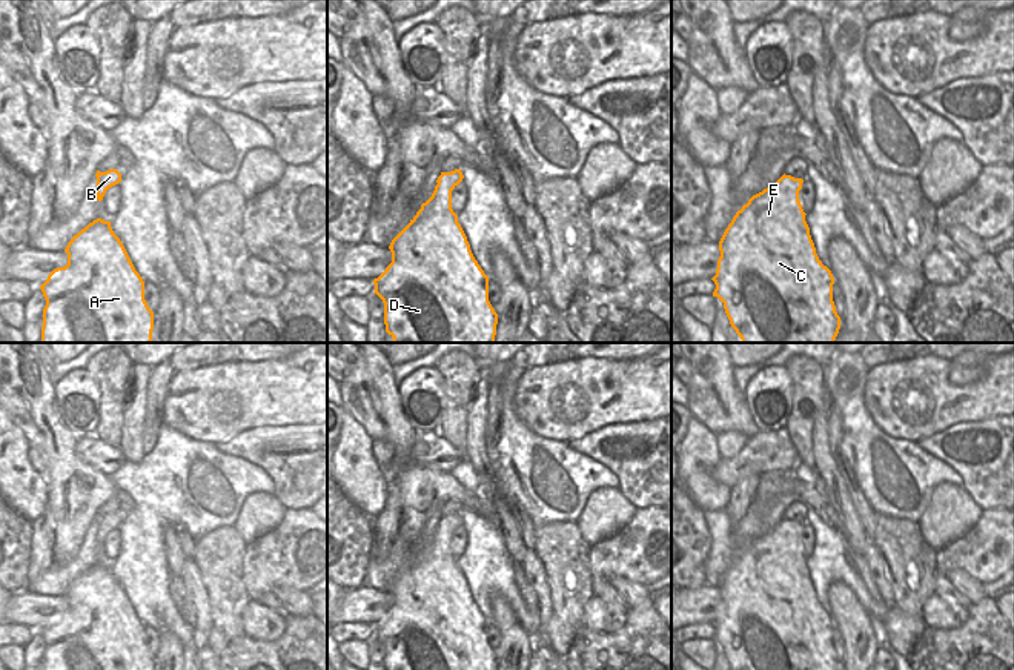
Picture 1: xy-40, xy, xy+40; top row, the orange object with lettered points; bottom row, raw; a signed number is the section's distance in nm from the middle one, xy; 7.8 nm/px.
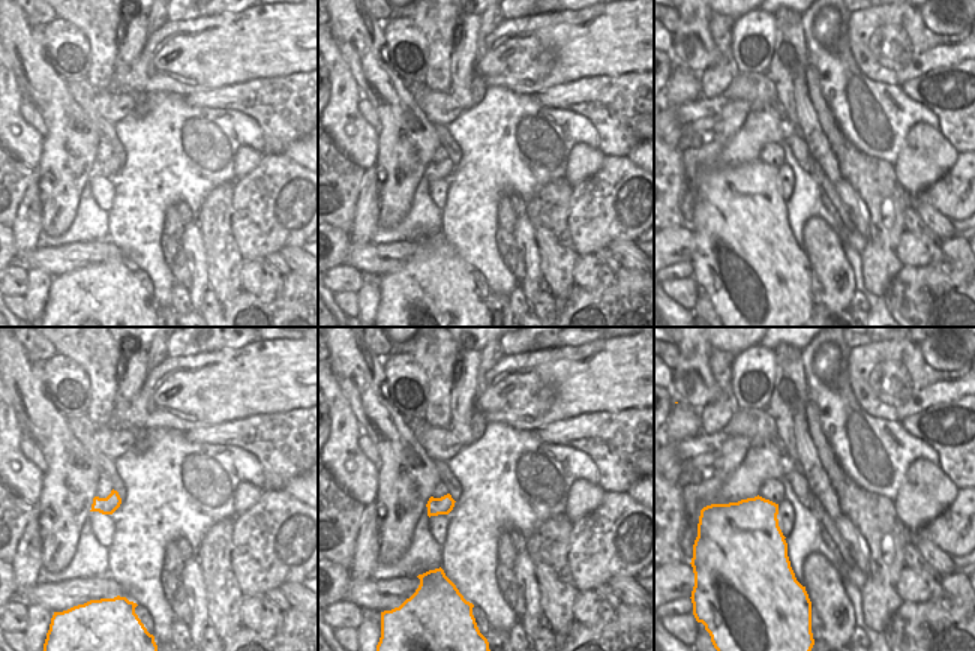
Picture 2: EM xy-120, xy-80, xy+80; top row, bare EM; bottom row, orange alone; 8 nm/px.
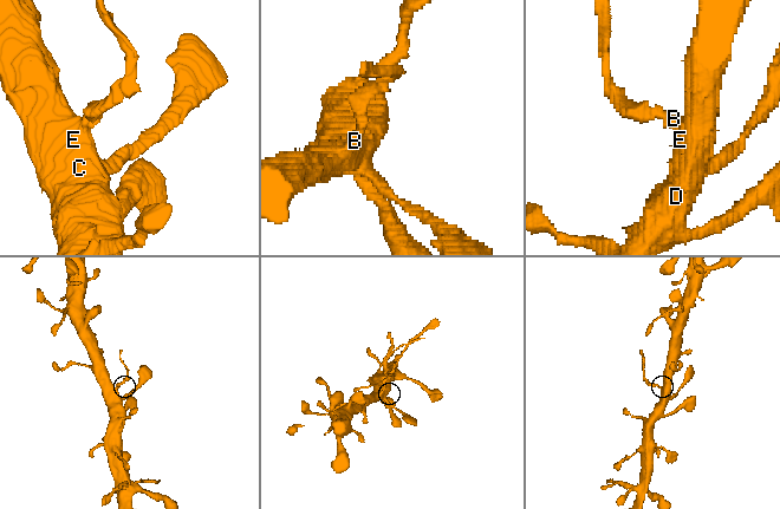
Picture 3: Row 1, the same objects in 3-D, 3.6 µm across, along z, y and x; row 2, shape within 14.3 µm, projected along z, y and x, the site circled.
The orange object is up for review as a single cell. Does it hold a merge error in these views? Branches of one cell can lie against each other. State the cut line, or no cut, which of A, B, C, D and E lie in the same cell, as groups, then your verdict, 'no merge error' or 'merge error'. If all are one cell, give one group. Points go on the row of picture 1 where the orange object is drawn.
cut xy+40 (779, 179), (798, 192); groups A C D E / B; merge error

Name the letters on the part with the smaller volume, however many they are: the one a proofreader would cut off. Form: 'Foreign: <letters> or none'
Foreign: B

